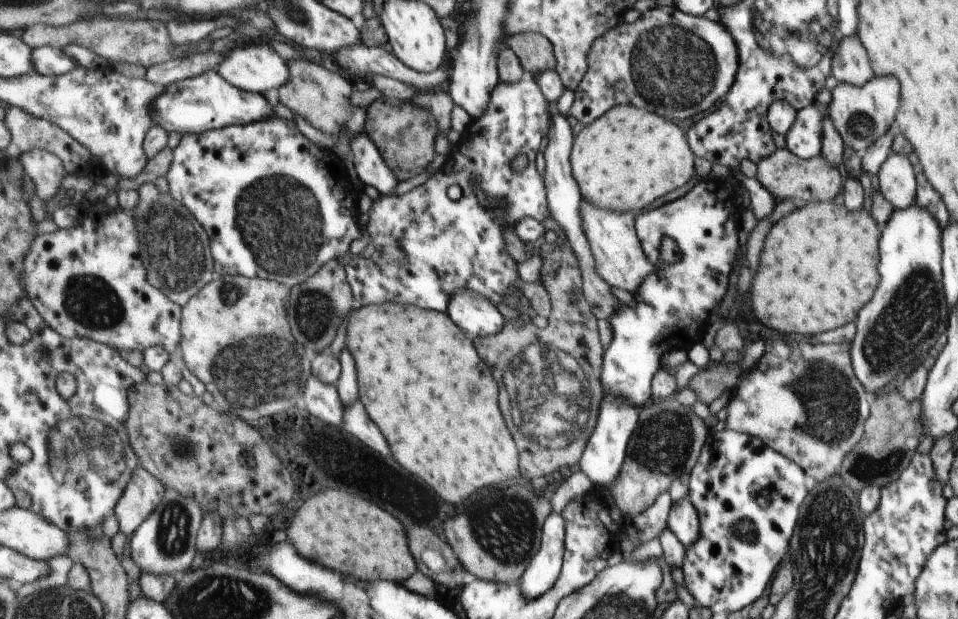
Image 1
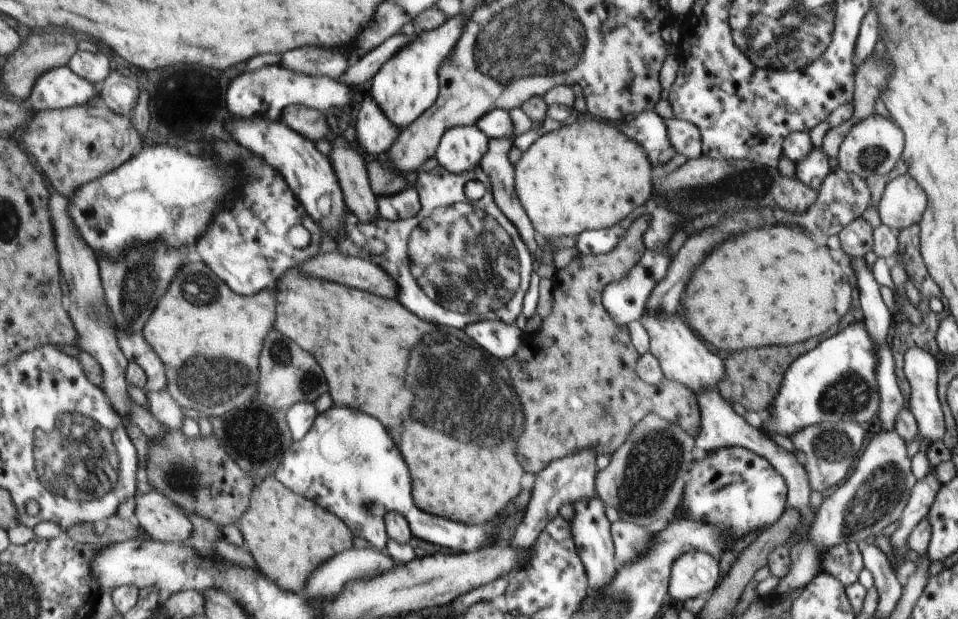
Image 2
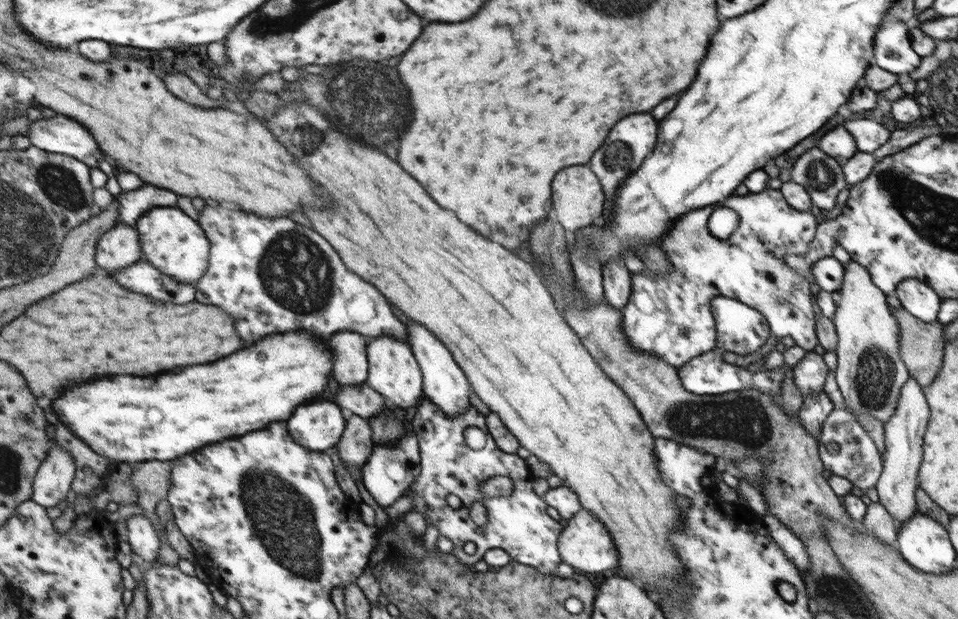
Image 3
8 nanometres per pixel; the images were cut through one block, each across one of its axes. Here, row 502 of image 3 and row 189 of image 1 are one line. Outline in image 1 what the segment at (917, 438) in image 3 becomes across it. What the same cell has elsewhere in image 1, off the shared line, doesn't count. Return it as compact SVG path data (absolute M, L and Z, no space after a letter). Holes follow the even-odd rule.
M891 152L877 175L880 190L894 209L906 209L915 202L917 178L907 154Z

